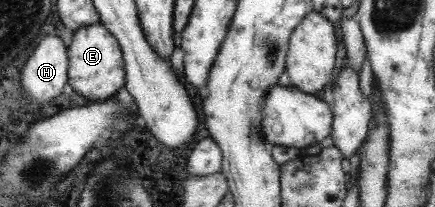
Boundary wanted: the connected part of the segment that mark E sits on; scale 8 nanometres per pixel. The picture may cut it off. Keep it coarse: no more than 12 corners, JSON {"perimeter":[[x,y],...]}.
{"perimeter":[[100,23],[76,29],[67,80],[90,102],[125,87],[121,45]]}

